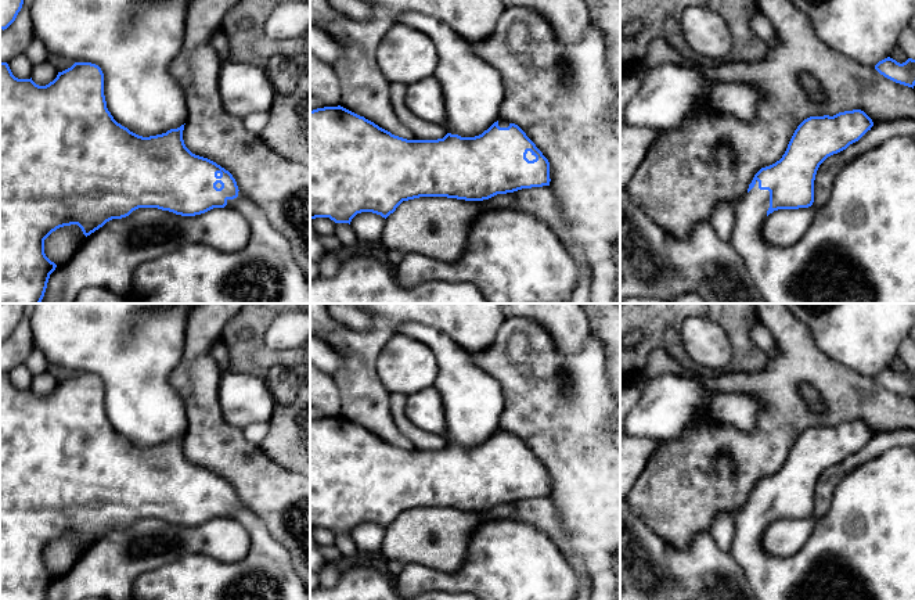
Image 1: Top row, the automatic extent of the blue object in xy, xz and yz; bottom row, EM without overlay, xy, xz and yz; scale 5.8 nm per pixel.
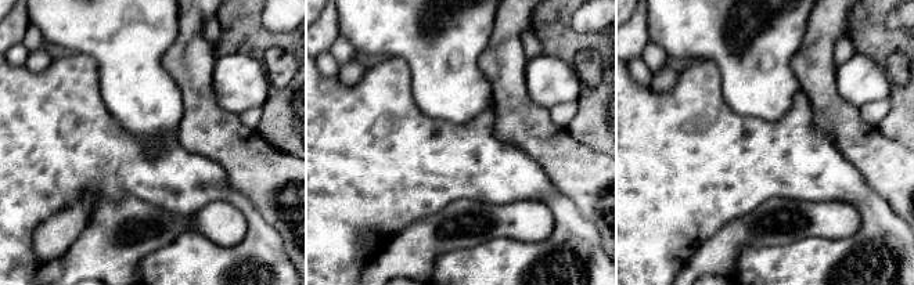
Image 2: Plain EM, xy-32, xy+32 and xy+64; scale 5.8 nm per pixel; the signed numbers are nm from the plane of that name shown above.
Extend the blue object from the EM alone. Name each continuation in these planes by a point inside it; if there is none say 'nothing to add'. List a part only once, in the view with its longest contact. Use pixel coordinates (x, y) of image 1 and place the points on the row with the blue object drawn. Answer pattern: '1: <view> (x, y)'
1: yz (860, 248)

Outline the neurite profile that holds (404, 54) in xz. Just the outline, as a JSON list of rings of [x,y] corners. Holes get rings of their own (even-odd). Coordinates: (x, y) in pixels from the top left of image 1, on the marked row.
[[[395,24],[377,48],[378,65],[389,83],[418,83],[433,76],[439,57],[433,42],[422,32]]]

